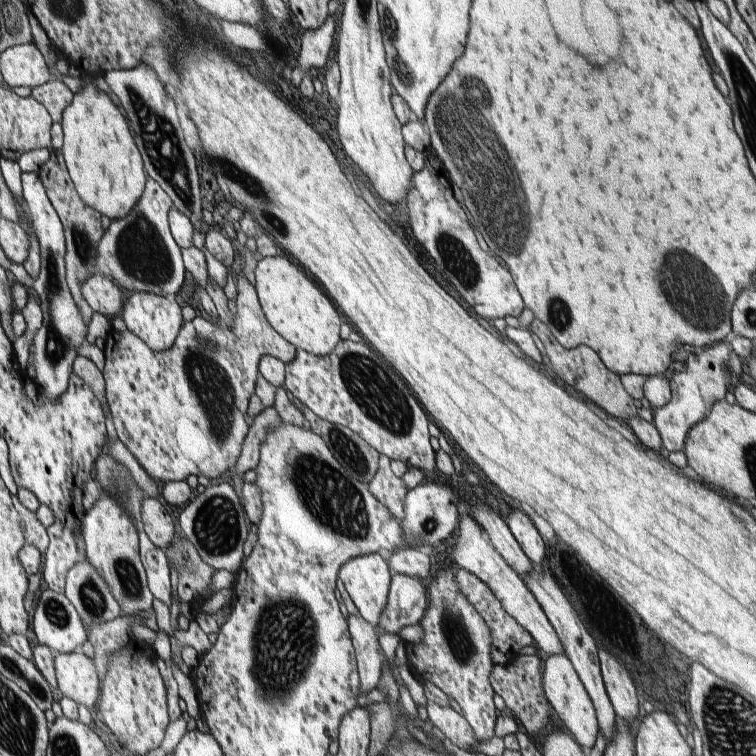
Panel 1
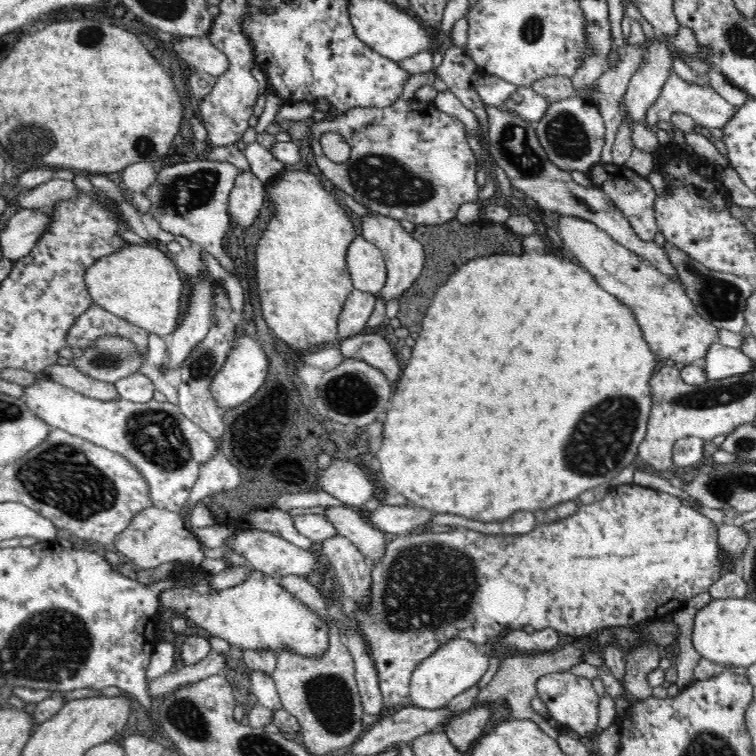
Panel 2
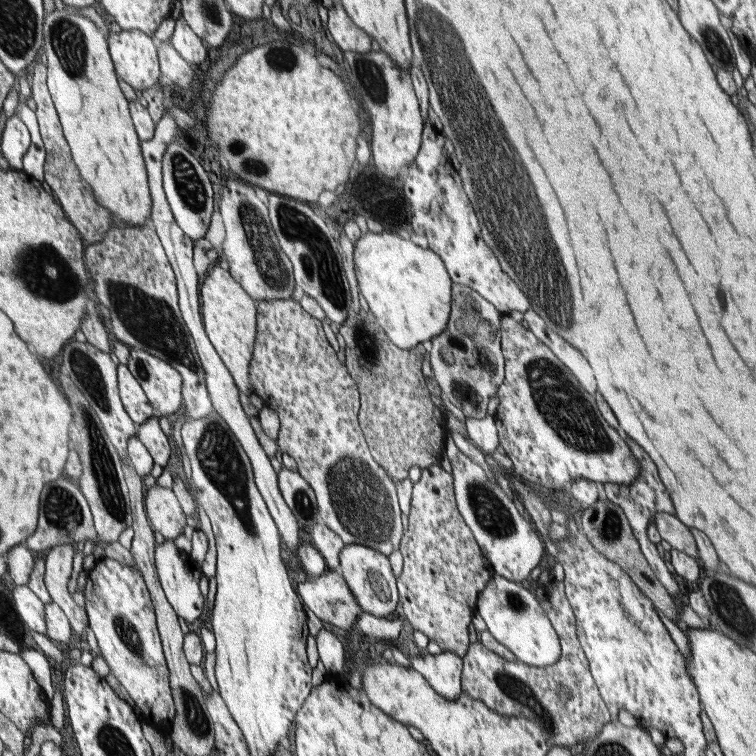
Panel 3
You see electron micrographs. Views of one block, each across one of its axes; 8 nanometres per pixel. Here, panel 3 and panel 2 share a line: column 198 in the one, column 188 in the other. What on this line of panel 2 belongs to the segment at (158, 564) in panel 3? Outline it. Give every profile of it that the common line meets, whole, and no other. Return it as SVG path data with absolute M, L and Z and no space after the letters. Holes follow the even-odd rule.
M186 566L182 572L176 572L174 568L170 580L176 580L178 584L184 582L184 586L166 590L160 598L160 606L178 610L180 618L190 618L212 636L226 640L230 646L256 652L270 650L274 654L280 648L294 648L298 654L306 656L322 656L330 646L330 624L318 614L310 614L298 598L292 598L286 590L282 590L282 586L278 586L276 578L262 572L252 570L246 582L234 588L216 588L202 568L192 566Z

